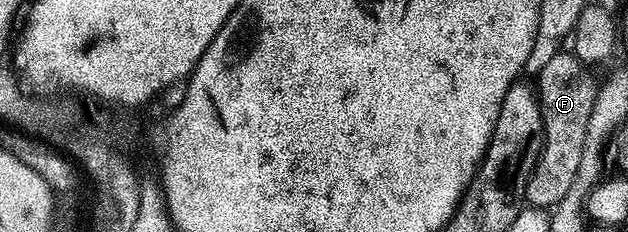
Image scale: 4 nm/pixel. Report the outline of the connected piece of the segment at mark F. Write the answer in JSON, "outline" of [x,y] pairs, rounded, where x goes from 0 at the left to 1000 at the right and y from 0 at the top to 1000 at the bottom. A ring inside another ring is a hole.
{"outline":[[[893,224],[882,241],[882,259],[876,259],[876,276],[869,276],[869,293],[863,293],[863,310],[852,341],[850,384],[860,427],[866,539],[866,629],[834,815],[834,849],[842,888],[882,897],[898,858],[901,828],[908,828],[920,759],[920,707],[927,707],[927,638],[933,621],[933,534],[939,534],[939,466],[946,466],[952,384],[951,349],[943,345],[941,319],[944,315],[938,289],[925,276],[916,233]]]}

